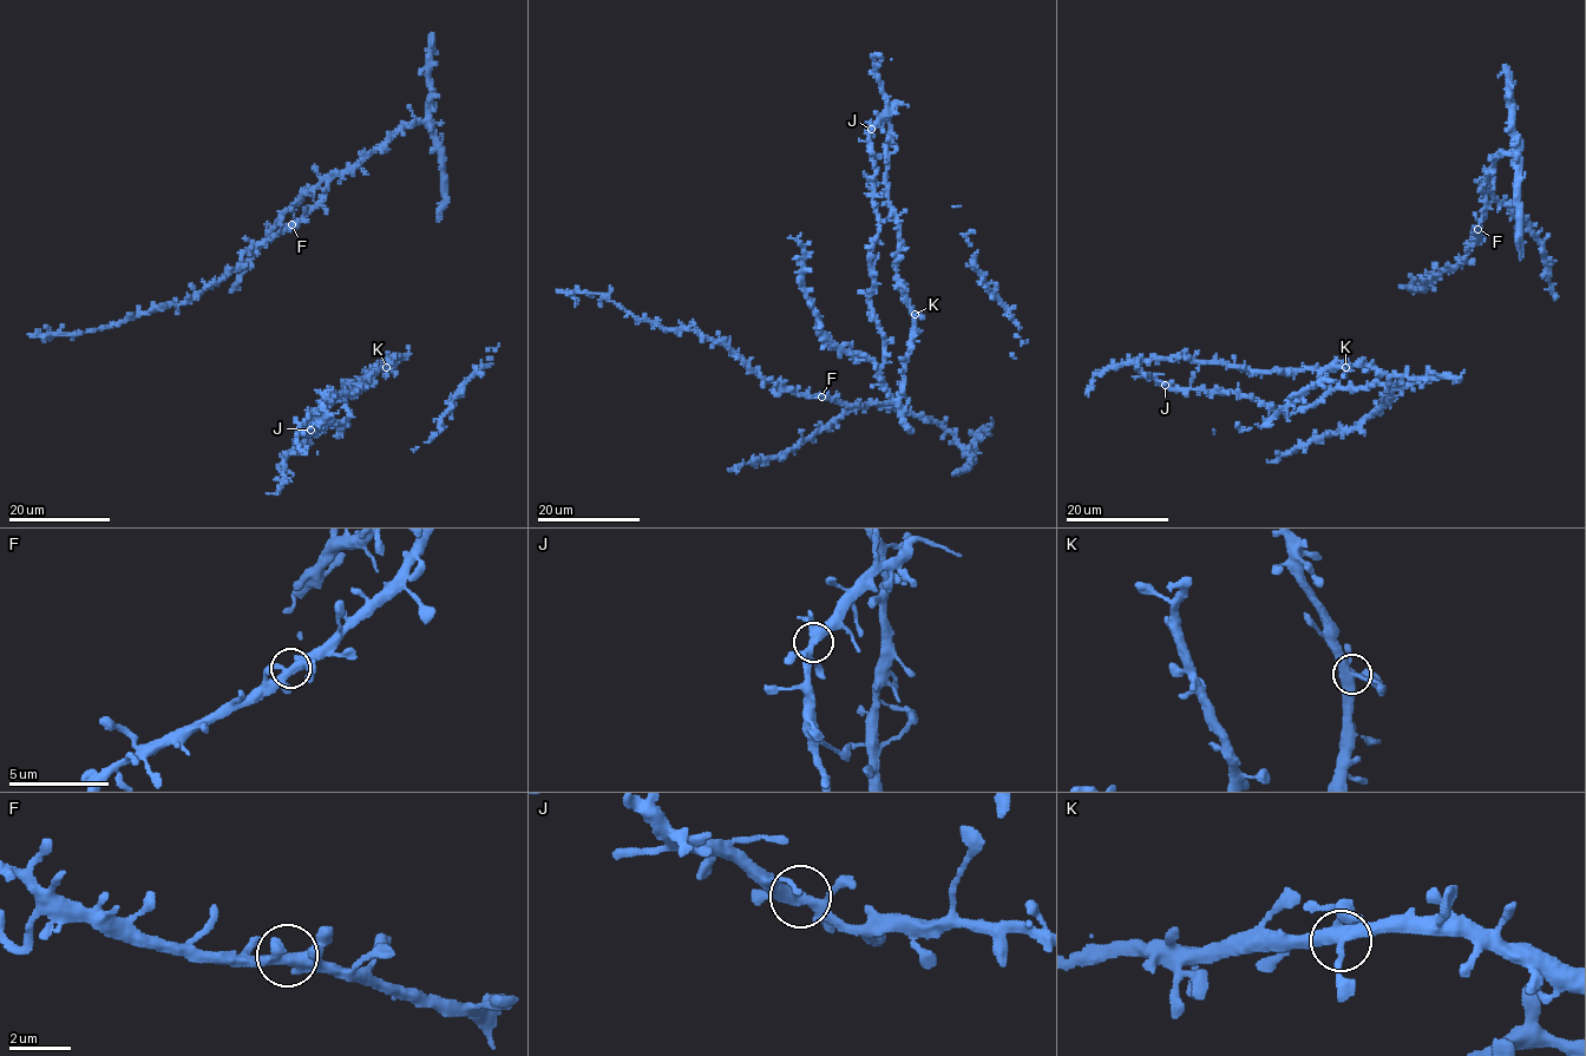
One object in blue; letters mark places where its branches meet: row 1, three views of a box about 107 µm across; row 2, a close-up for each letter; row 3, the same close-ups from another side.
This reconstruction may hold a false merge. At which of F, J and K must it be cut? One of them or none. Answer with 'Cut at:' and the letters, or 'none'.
Cut at: none

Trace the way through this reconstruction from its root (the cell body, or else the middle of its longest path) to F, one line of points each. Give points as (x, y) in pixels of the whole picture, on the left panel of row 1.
F: (443, 208), (443, 166), (436, 133), (423, 123), (407, 124), (341, 171), (329, 182), (326, 195), (292, 224)

